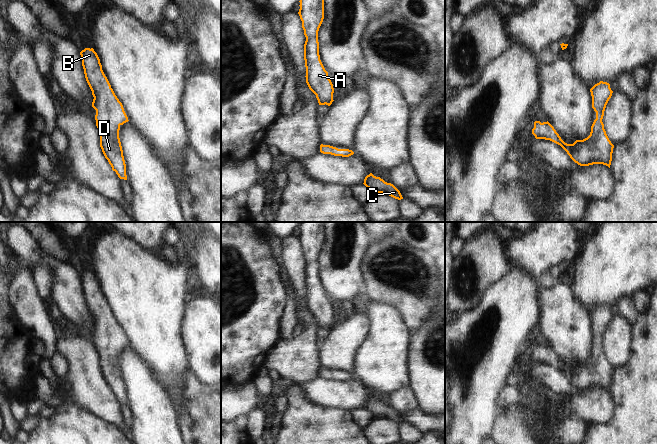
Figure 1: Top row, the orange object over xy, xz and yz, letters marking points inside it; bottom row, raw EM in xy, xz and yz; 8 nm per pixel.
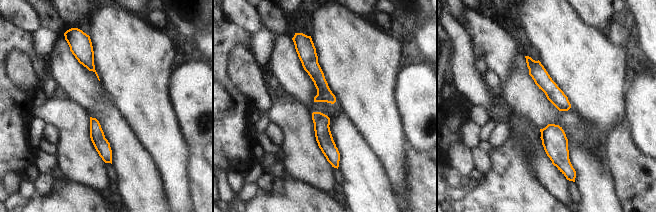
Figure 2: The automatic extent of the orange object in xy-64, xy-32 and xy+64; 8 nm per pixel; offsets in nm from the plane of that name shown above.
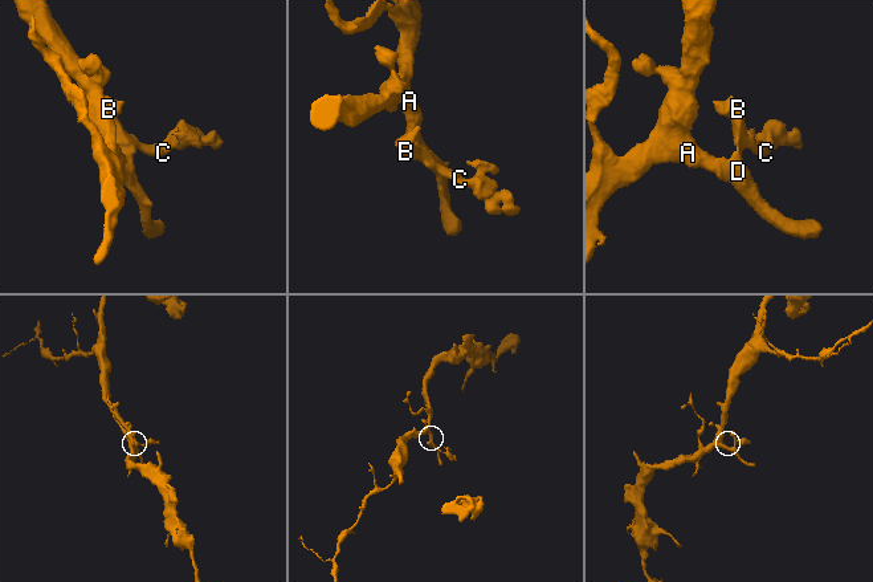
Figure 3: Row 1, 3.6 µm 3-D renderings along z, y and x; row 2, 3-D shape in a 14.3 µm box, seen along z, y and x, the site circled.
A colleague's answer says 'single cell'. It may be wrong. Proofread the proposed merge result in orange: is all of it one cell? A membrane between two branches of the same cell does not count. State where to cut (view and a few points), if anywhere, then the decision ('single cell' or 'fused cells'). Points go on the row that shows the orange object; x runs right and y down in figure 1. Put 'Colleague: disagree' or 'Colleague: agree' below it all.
no cut | single cell
Colleague: agree

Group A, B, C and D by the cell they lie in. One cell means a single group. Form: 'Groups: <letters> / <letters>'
Groups: A B C D.

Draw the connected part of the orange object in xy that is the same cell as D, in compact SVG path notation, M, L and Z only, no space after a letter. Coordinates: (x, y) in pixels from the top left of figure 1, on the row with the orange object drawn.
M85 48L80 52L82 66L86 81L94 97L92 107L96 110L95 120L100 135L100 147L105 158L108 160L112 170L116 172L120 179L127 180L126 164L123 156L123 150L119 138L120 126L128 122L128 117L124 111L122 103L115 95L111 85L105 76L100 59L93 48Z

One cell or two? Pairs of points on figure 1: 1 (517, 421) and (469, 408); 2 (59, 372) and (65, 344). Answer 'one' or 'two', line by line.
1: two
2: two

